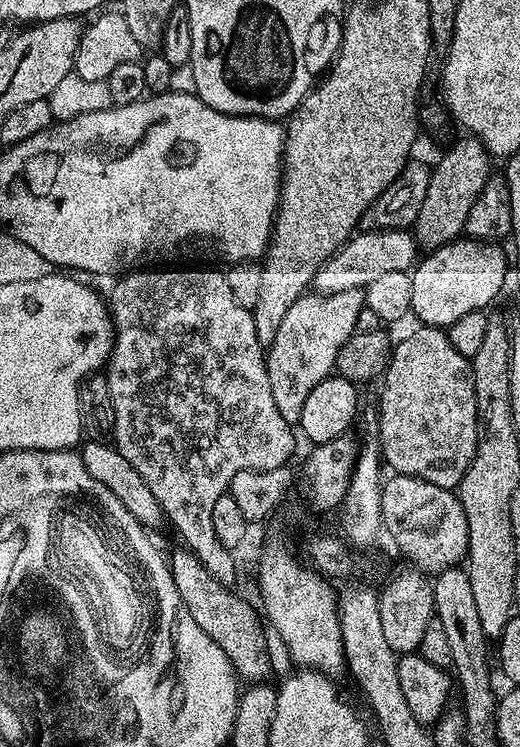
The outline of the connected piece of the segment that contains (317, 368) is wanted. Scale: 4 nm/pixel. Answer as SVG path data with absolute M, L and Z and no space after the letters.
M351 288L327 294L305 294L286 310L286 318L282 318L278 334L266 350L266 359L274 403L288 424L299 425L306 397L318 382L333 375L338 350L356 331L358 310L365 306L363 291Z

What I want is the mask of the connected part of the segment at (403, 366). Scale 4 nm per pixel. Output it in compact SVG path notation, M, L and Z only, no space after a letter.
M416 326L405 340L395 341L392 357L382 373L383 380L378 433L383 463L387 467L389 464L391 471L401 476L417 476L420 480L434 482L434 486L459 489L470 462L476 457L480 429L476 421L474 378L469 357L458 354L458 350L450 346L445 329Z

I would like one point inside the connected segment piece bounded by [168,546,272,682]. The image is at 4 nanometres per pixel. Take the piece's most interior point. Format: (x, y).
(228, 619)

